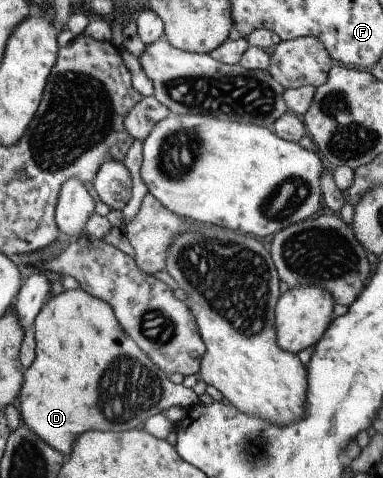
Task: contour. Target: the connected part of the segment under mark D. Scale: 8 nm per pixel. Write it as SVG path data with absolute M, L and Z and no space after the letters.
M78 288L65 289L50 298L35 318L36 352L34 362L24 372L17 401L19 416L36 436L66 458L72 452L74 441L86 430L122 432L142 428L148 418L170 407L180 406L187 410L200 403L192 388L170 381L152 358L124 334L125 330L114 316L110 303Z

